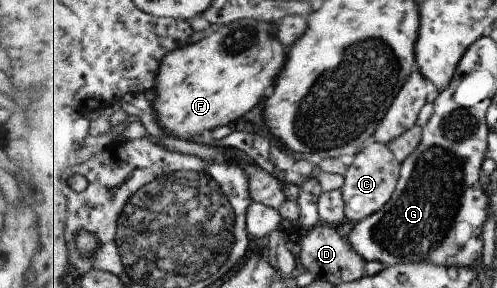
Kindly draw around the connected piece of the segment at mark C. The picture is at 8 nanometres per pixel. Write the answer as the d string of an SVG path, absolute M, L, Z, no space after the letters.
M375 140L367 144L350 161L351 165L344 176L341 187L346 204L346 218L360 223L375 212L379 212L393 198L397 190L402 163L389 150L387 144Z

